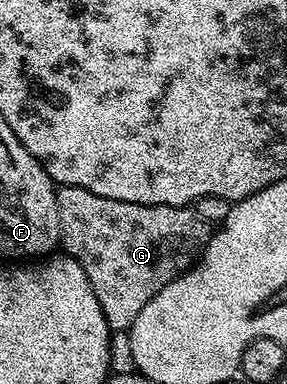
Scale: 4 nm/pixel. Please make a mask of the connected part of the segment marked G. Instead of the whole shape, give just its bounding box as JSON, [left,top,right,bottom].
[55,186,208,331]

